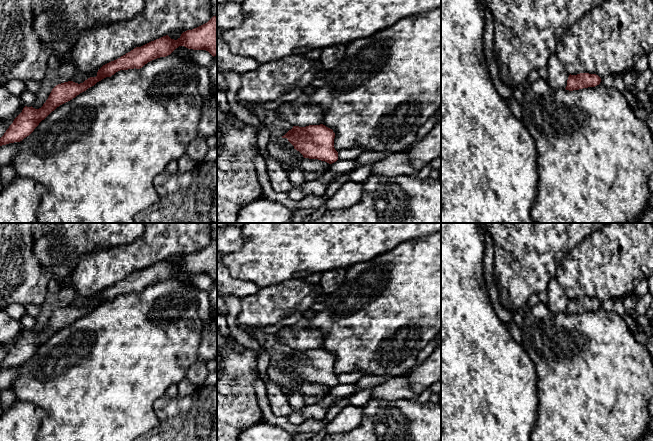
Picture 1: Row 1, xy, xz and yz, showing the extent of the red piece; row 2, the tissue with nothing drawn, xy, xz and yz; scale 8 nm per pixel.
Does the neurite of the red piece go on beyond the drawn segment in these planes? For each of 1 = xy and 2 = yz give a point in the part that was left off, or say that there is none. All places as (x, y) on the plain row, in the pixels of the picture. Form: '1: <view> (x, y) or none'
1: none
2: none

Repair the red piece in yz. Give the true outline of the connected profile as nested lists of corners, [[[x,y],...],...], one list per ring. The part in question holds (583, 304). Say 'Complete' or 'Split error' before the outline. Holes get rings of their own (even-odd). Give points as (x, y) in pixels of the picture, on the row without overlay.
Complete. [[[580,297],[569,299],[566,314],[573,315],[599,309],[601,302],[596,298]]]

